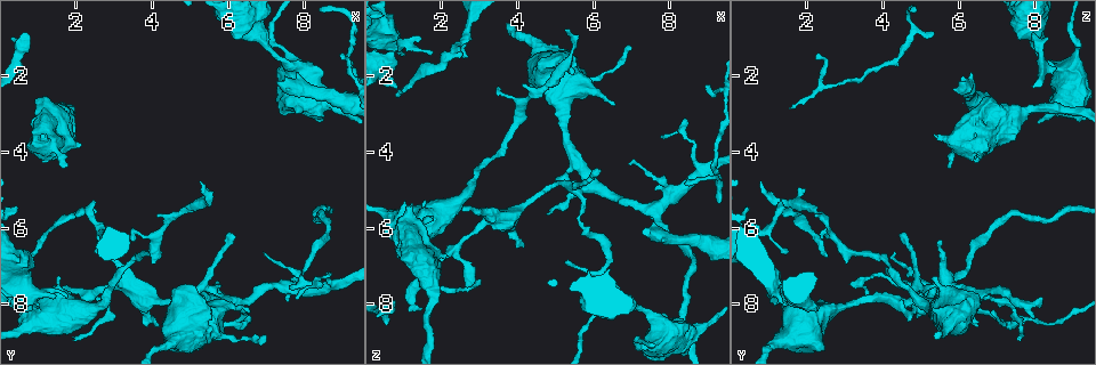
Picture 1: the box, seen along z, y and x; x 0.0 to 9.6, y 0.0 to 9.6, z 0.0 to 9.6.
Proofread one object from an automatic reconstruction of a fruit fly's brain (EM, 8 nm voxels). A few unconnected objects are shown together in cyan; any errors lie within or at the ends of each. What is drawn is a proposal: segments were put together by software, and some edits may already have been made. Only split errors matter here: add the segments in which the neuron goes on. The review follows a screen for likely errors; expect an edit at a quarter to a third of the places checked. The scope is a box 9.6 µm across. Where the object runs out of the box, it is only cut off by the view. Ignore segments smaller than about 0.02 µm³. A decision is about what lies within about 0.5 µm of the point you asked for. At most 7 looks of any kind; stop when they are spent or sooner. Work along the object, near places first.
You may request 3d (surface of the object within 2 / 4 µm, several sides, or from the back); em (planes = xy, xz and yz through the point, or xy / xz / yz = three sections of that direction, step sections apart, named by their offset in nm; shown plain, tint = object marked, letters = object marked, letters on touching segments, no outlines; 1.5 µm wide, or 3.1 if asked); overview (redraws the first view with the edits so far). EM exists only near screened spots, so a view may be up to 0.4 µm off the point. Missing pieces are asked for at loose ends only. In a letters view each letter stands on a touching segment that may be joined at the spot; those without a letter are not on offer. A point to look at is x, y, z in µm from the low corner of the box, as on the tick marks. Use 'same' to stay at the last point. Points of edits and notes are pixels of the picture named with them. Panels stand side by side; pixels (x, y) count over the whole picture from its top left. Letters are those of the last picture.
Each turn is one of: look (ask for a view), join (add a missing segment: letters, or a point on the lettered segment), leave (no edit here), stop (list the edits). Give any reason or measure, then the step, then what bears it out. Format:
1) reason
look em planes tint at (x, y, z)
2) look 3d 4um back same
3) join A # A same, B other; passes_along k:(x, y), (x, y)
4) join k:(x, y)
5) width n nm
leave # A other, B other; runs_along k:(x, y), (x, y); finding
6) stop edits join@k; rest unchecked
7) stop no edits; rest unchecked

stops while still wide
look em planes letters at (0.90, 8.10, 2.35)

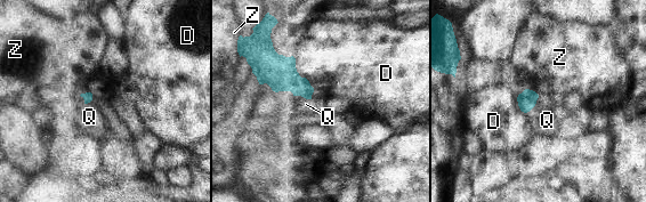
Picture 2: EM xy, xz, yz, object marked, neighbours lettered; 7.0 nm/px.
longest_contact D 260 nm
join 2:(547, 120) # D other, Q same, Z other; it goes on there

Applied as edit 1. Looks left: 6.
an open end
look em planes tint at (1.90, 8.90, 7.60)

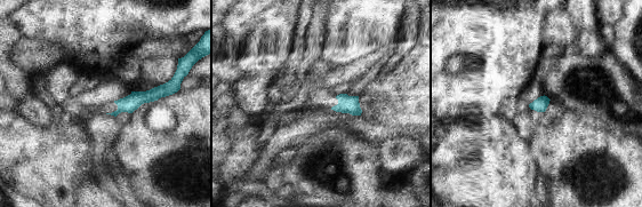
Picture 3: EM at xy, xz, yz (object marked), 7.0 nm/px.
look em planes letters same

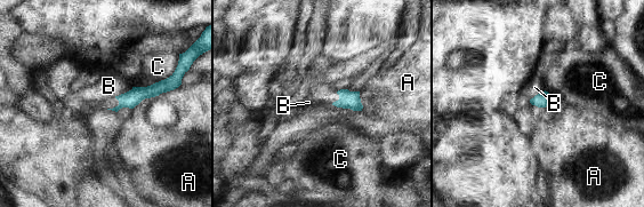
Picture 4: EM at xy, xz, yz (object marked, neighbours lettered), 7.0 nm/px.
width 90 nm
leave # A other, B other, C other; runs_along 4:(169, 84), (139, 93), (121, 104); no lettered segment goes on from it

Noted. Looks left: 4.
look em planes letters at (7.25, 2.15, 6.05)

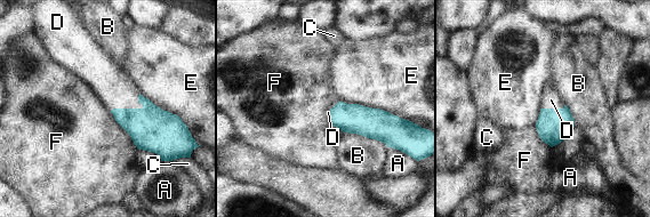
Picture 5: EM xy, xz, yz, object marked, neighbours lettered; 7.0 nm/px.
longest_contact E 500 nm
join 5:(111, 83) # A other, B other, C other, D same, E other, F other; the neuron continues

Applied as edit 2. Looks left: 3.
stop edits join@2, join@5; rest unchecked

